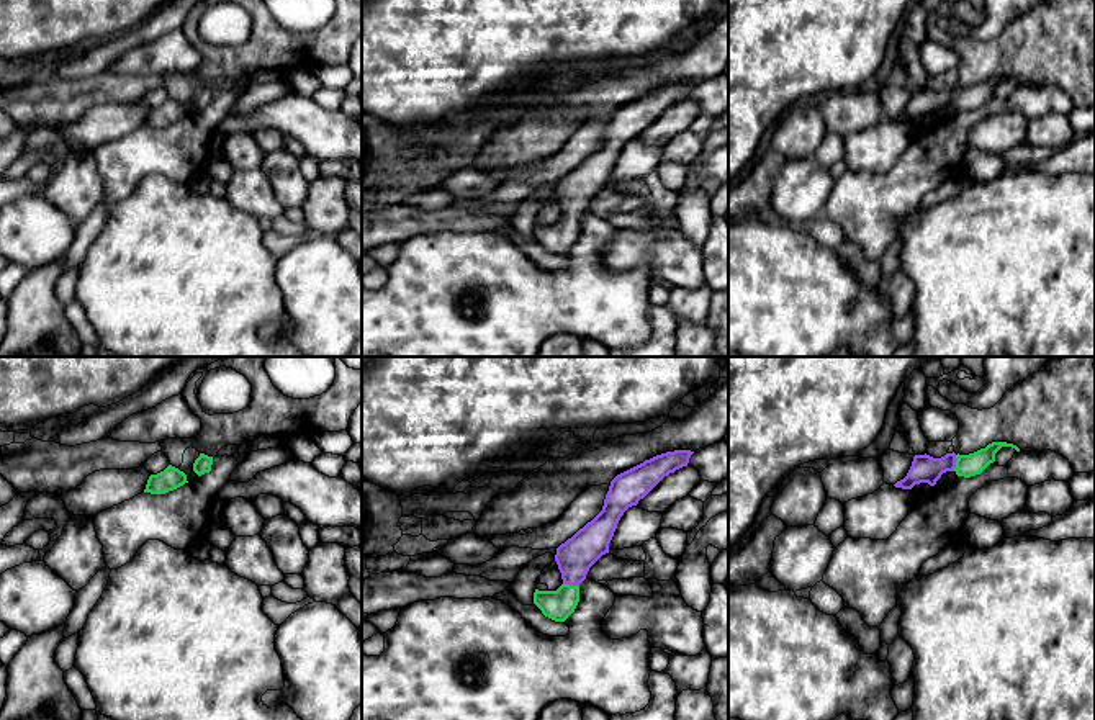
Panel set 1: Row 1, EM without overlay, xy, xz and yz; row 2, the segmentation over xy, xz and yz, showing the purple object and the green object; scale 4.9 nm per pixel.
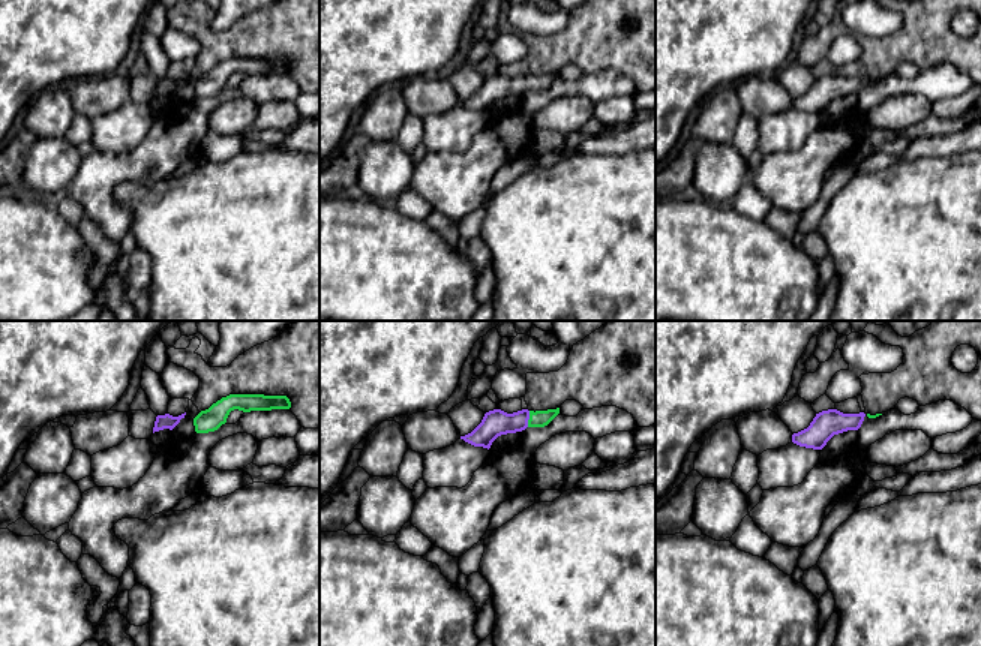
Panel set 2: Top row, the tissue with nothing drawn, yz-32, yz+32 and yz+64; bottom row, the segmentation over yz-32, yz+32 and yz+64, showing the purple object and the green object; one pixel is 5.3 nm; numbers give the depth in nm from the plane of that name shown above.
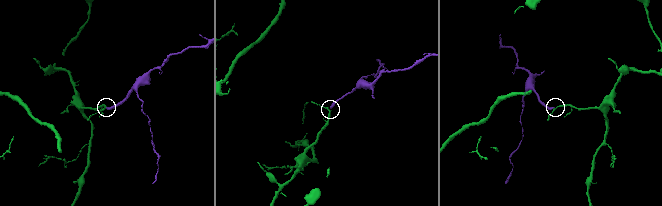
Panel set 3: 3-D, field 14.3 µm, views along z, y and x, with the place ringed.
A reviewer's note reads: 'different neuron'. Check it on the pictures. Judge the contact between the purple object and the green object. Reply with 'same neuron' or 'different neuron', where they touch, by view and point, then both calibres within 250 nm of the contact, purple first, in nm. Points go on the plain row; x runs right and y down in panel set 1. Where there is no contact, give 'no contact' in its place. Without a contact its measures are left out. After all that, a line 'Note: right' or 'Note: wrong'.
same neuron; contact xz (572, 218); calibres 180 and 150 nm
Note: wrong

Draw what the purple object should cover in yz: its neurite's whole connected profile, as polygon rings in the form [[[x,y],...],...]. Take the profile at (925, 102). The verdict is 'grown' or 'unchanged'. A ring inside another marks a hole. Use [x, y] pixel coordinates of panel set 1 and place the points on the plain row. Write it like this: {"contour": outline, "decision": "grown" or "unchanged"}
{"contour": [[[992,75],[985,82],[980,82],[969,88],[946,87],[941,92],[933,92],[930,88],[915,88],[907,110],[897,115],[894,119],[902,123],[912,123],[915,118],[928,116],[935,119],[936,115],[946,105],[954,105],[958,110],[971,111],[980,108],[990,97],[995,95],[995,87],[1002,80],[1012,80],[1016,85],[1020,82],[1007,75]]], "decision": "grown"}

